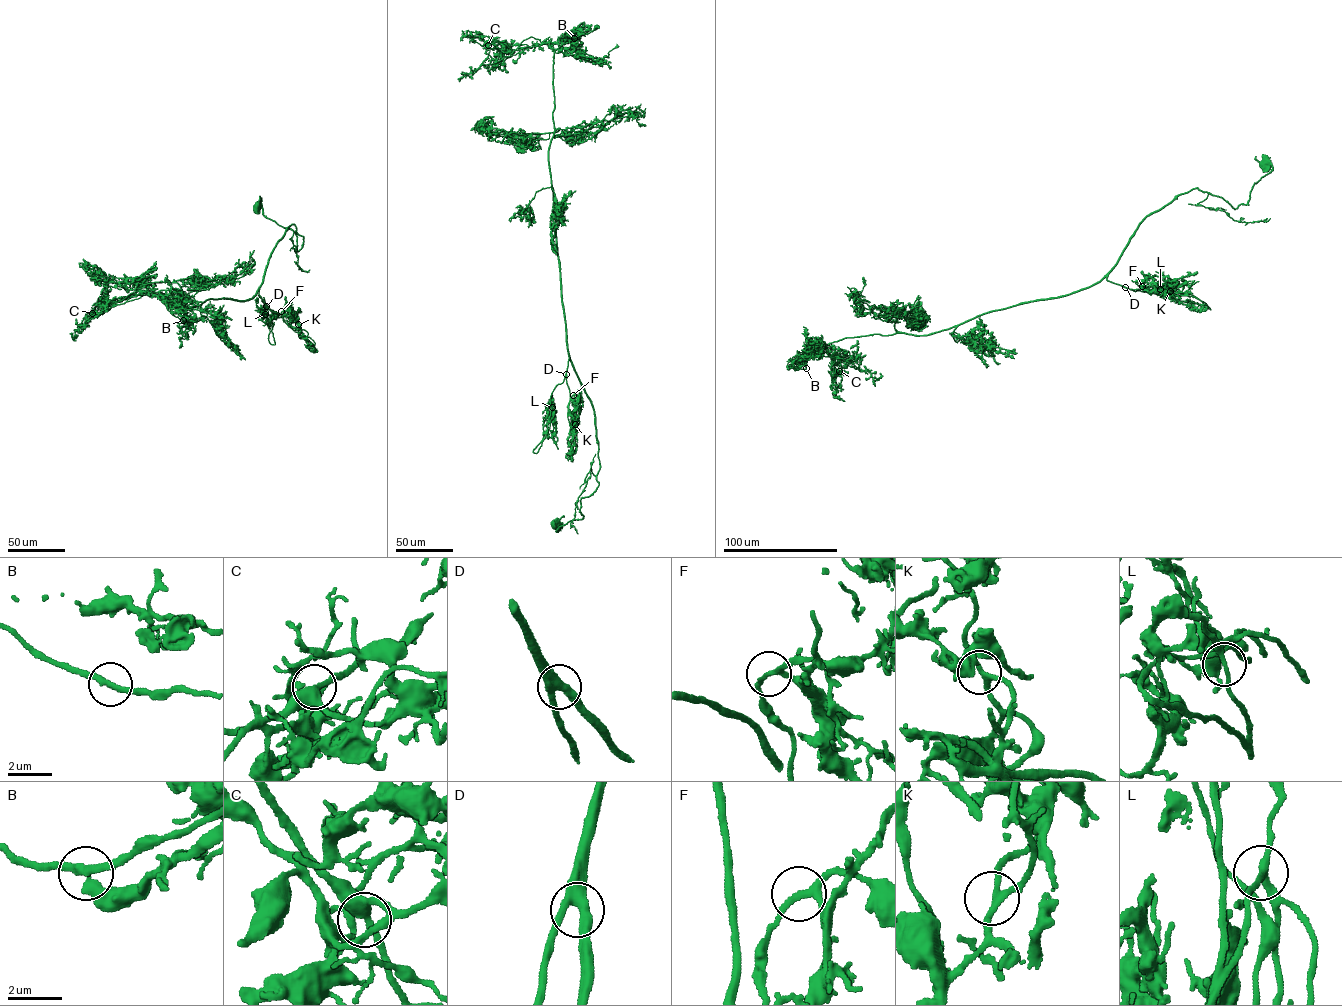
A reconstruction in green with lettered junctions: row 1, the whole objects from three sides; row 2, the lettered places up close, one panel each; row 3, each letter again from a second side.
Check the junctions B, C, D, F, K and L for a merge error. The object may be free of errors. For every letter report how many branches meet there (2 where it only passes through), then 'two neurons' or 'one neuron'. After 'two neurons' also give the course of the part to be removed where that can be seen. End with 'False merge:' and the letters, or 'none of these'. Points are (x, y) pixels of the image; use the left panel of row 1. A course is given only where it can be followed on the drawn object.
B: 2 branches meet; one neuron
C: 3 branches meet; one neuron
D: 3 branches meet; one neuron
F: 3 branches meet; one neuron
K: 3 branches meet; one neuron
L: 3 branches meet; one neuron
False merge: none of these

